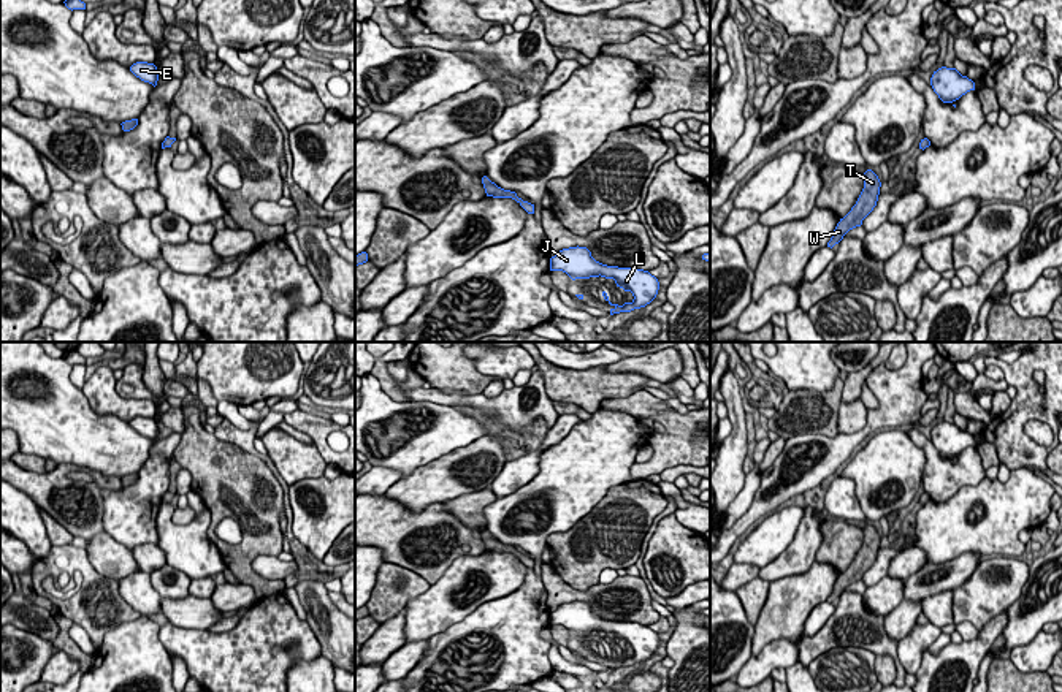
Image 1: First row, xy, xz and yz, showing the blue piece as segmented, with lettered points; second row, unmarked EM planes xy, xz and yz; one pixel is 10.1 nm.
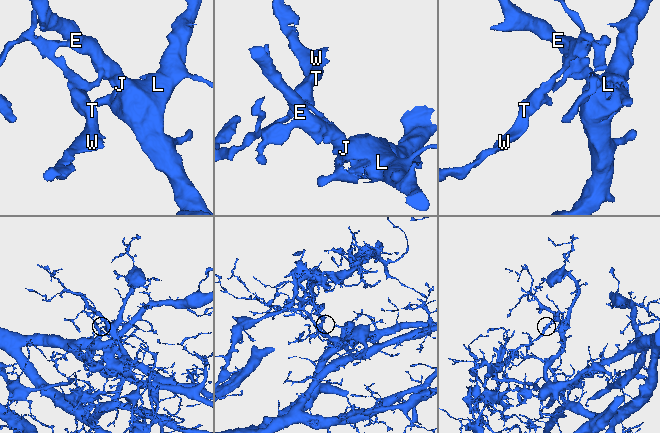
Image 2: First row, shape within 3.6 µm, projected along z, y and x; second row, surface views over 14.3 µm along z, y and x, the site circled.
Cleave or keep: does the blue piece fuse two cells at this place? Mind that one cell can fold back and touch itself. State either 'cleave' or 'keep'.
cleave

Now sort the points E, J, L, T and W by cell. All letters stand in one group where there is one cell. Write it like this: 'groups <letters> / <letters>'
groups E J L / T W

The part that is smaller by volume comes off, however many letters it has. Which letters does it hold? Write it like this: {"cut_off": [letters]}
{"cut_off": ["T", "W"]}

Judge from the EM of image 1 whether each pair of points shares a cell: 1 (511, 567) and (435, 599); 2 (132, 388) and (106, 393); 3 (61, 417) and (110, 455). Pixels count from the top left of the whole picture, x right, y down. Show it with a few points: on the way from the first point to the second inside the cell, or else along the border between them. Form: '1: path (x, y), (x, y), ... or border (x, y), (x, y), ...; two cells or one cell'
1: path (492, 567), (469, 567), (454, 583); one cell
2: border (114, 380), (121, 396), (152, 403); two cells
3: path (73, 429), (81, 437), (97, 442); one cell

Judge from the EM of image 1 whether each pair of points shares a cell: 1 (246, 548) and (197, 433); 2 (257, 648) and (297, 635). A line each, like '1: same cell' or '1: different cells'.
1: same cell
2: same cell

